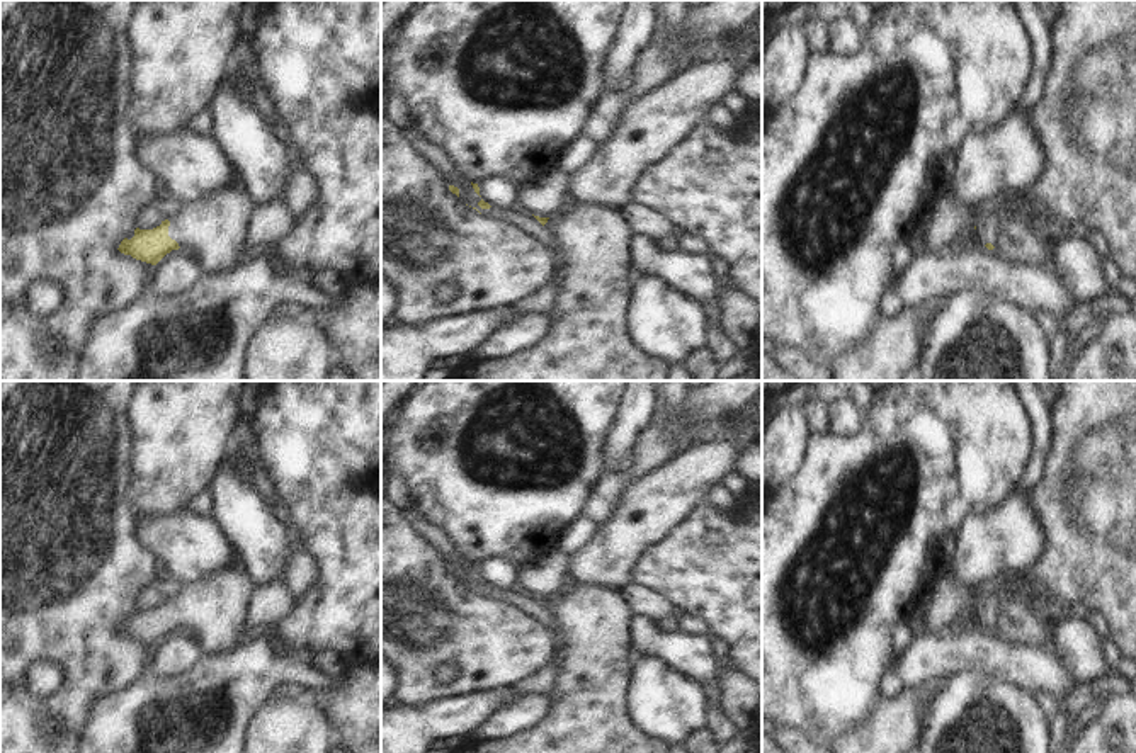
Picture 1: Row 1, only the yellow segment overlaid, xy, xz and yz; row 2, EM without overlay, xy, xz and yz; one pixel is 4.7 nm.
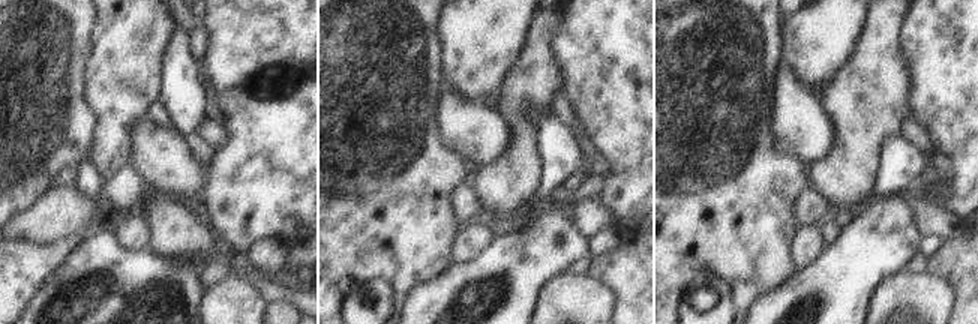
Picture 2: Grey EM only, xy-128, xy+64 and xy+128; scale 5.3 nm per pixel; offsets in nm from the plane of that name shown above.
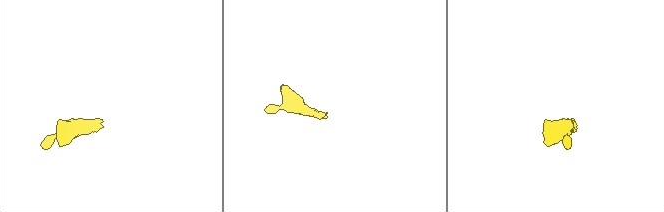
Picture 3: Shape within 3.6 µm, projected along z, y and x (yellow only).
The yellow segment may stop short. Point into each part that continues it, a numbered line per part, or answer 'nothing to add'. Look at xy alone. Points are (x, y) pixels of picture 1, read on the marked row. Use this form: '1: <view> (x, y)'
1: xy (213, 230)

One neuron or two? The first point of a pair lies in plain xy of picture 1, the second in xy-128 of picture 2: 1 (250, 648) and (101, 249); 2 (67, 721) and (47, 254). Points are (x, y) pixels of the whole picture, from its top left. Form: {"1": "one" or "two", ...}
{"1": "one", "2": "one"}

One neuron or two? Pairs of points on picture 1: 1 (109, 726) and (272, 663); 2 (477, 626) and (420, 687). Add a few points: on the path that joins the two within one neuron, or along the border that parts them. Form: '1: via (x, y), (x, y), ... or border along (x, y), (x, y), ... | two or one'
1: via (150, 701), (153, 697), (193, 692), (232, 679) | one
2: via (458, 633), (422, 668) | one

